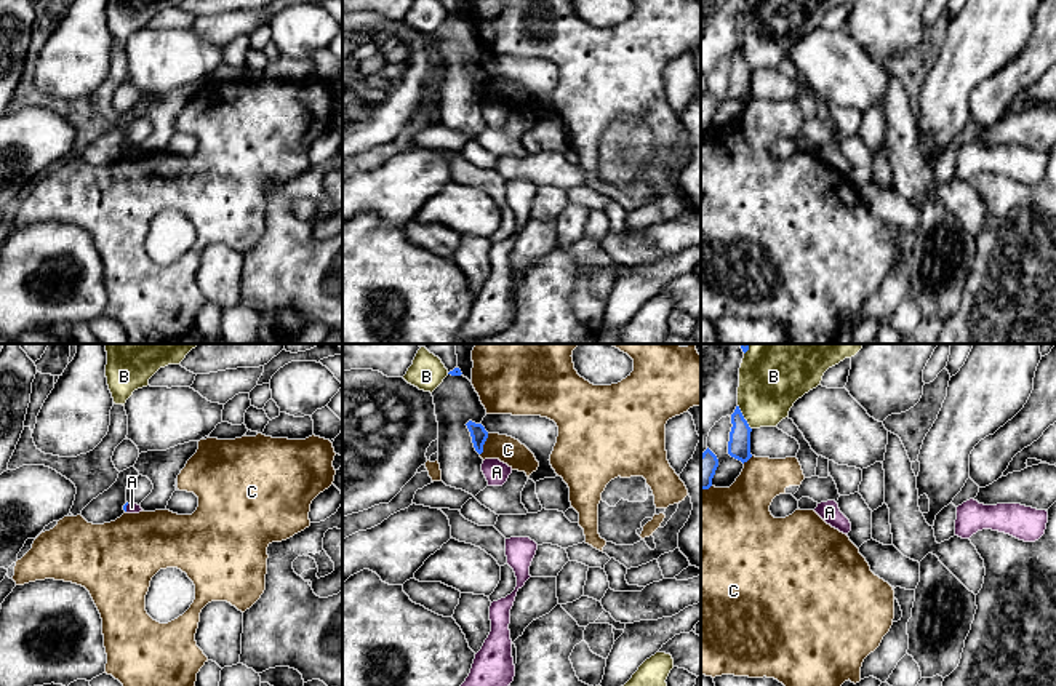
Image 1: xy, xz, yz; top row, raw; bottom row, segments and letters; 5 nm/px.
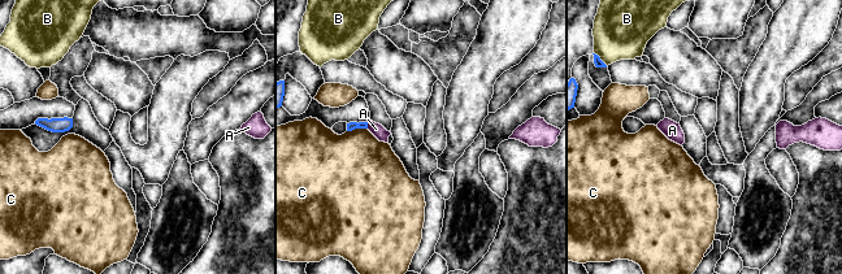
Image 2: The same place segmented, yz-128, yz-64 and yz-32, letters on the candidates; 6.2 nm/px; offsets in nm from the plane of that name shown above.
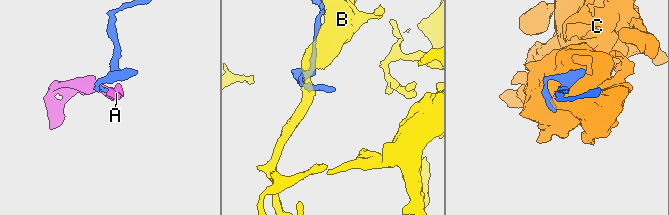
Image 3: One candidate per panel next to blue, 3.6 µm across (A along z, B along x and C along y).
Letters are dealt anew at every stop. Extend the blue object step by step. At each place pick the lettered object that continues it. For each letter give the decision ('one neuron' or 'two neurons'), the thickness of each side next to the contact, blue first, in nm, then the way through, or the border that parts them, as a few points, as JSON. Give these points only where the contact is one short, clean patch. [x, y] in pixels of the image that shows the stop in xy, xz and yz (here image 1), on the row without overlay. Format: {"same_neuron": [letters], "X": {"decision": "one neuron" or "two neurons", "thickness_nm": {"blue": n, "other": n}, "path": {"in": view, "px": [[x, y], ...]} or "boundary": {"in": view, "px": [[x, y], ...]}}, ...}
{"same_neuron": [], "A": {"decision": "two neurons", "thickness_nm": {"blue": 20, "other": 50}, "boundary": {"in": "xy", "px": [[128, 146], [125, 152]]}}, "B": {"decision": "two neurons", "thickness_nm": {"blue": 110, "other": 300}}, "C": {"decision": "two neurons", "thickness_nm": {"blue": 80, "other": 140}}}

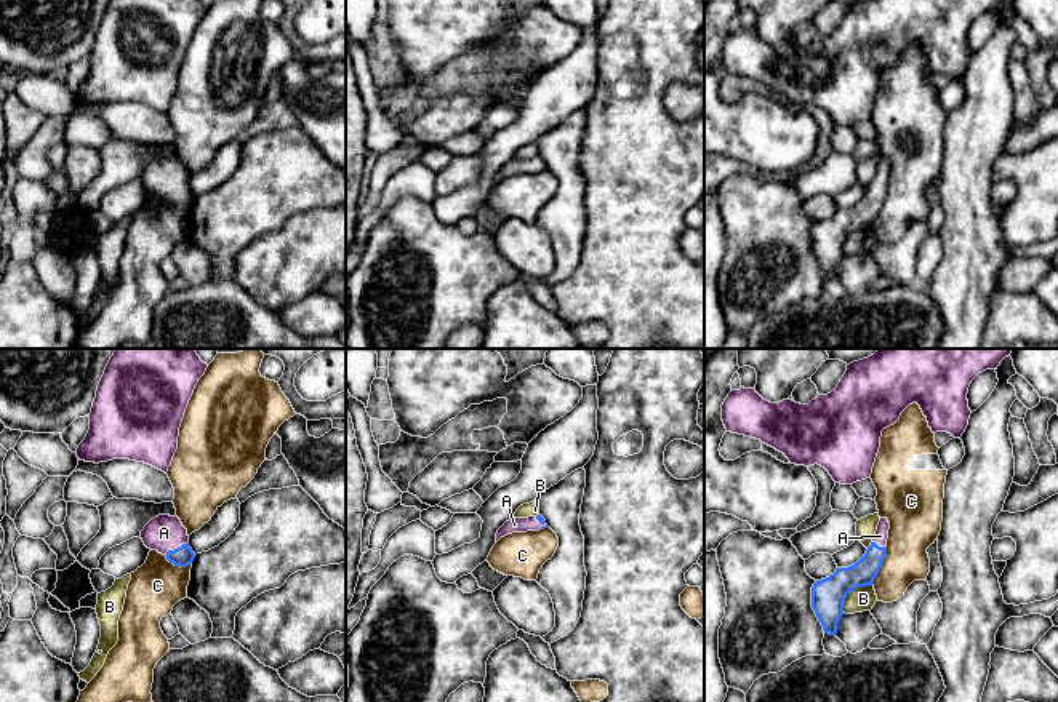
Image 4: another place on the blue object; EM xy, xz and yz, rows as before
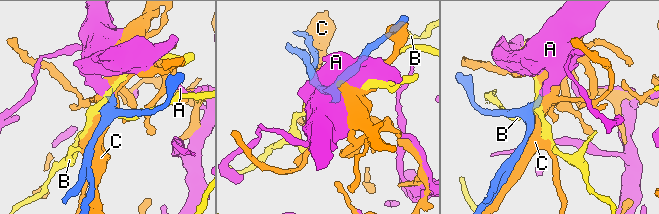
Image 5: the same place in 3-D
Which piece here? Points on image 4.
{"same_neuron": ["A"], "A": {"decision": "one neuron", "thickness_nm": {"blue": 100, "other": 180}, "path": {"in": "xy", "px": [[183, 197], [175, 191], [164, 175]]}}, "B": {"decision": "two neurons", "thickness_nm": {"blue": 180, "other": 120}}, "C": {"decision": "two neurons", "thickness_nm": {"blue": 140, "other": 240}}}

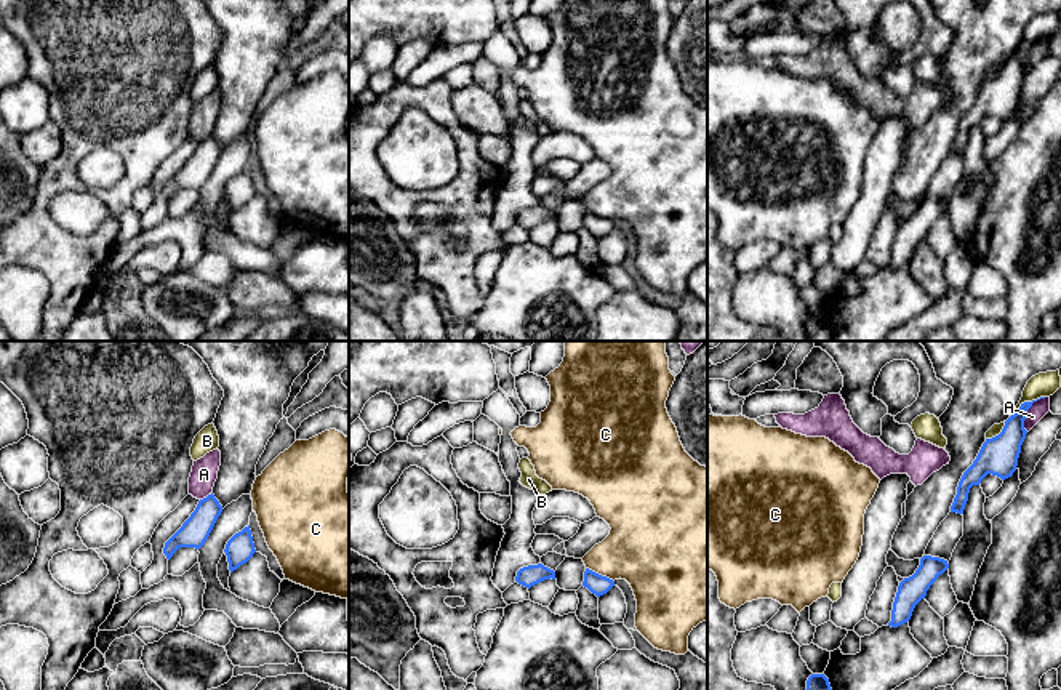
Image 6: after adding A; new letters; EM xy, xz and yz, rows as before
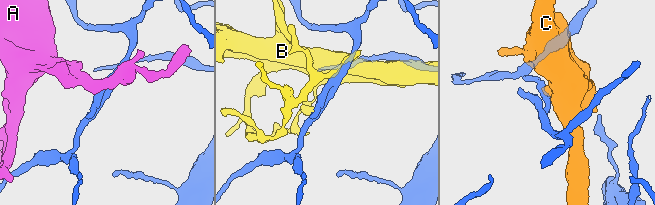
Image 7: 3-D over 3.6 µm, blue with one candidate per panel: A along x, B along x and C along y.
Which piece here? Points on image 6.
{"same_neuron": [], "A": {"decision": "two neurons", "thickness_nm": {"blue": 180, "other": 90}}, "B": {"decision": "two neurons", "thickness_nm": {"blue": 150, "other": 130}, "boundary": {"in": "yz", "px": [[1044, 37], [1026, 42], [1010, 58]]}}, "C": {"decision": "two neurons", "thickness_nm": {"blue": 100, "other": 360}, "boundary": {"in": "xz", "px": [[586, 208], [613, 223]]}}}

